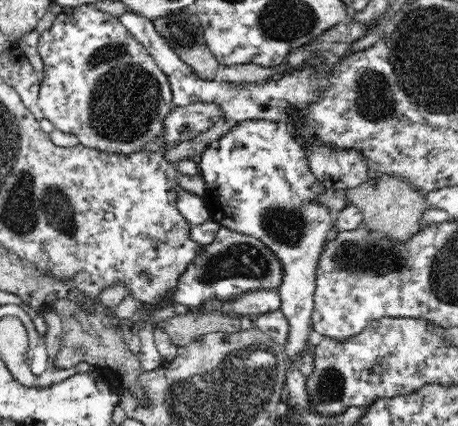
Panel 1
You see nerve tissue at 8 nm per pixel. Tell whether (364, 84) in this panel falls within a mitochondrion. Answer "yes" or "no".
yes

